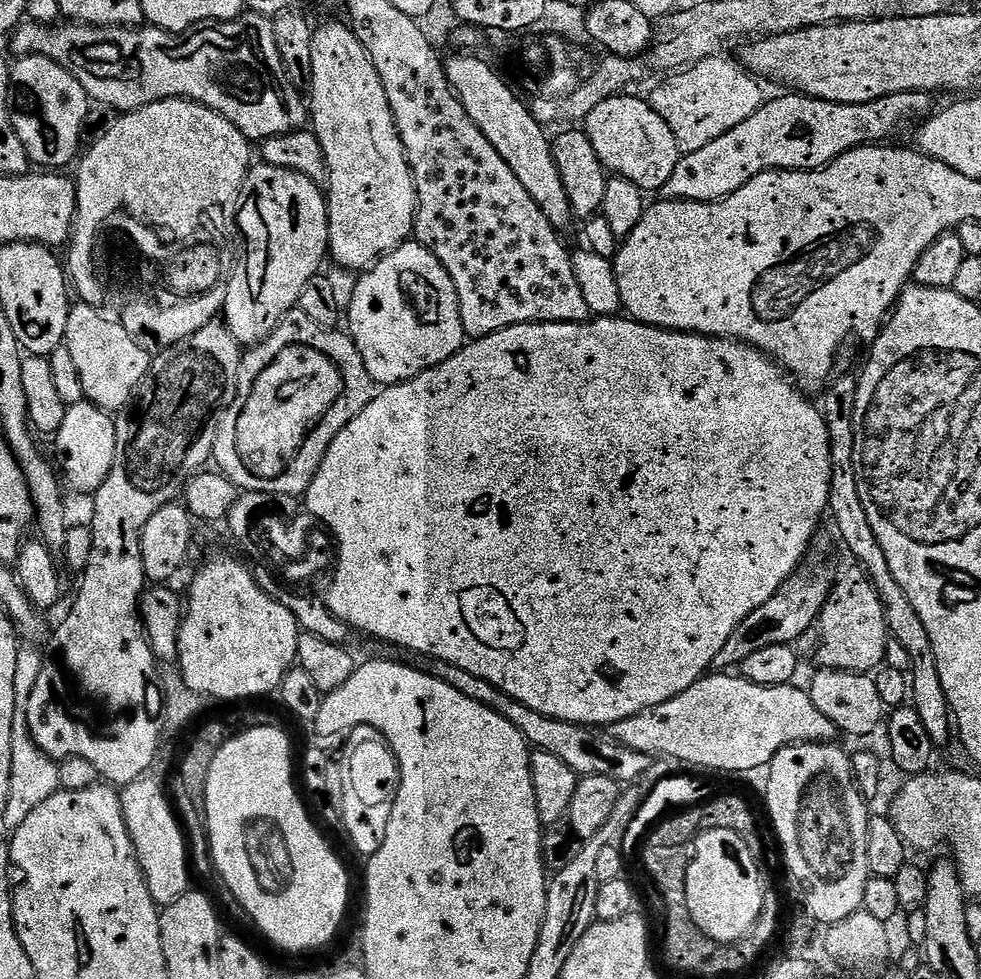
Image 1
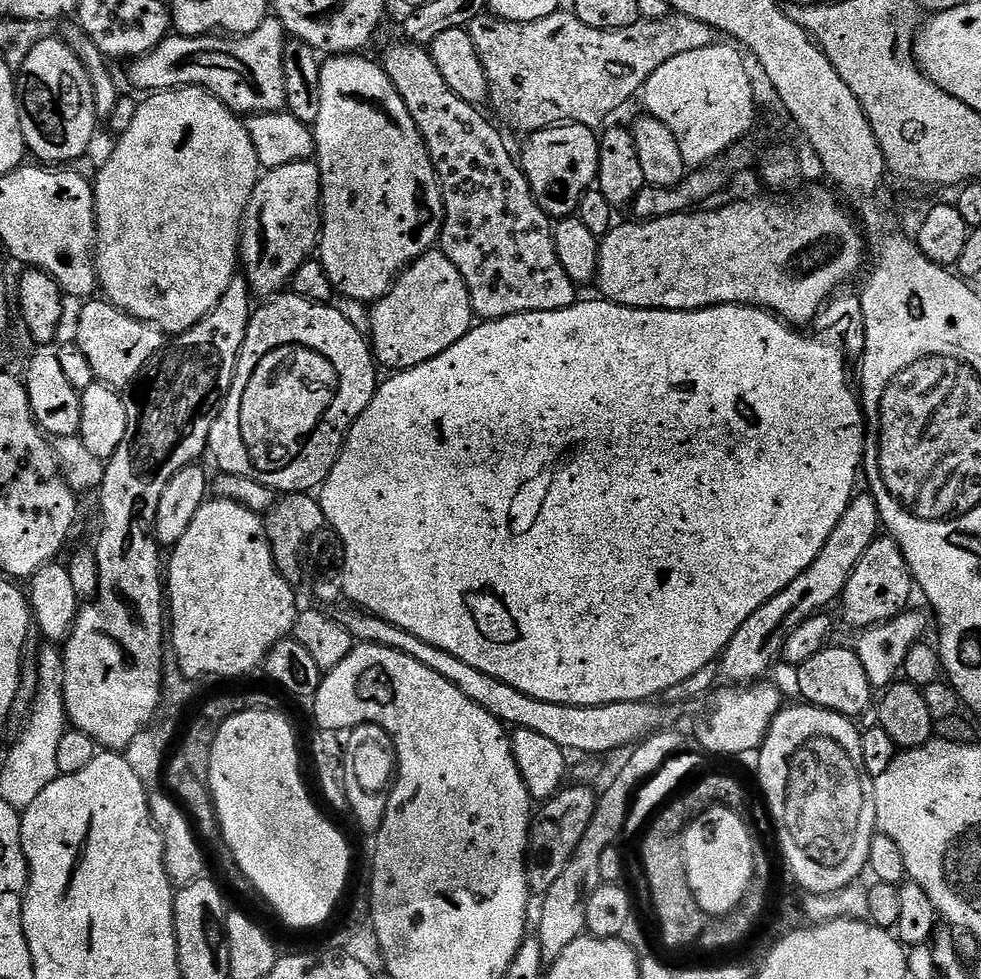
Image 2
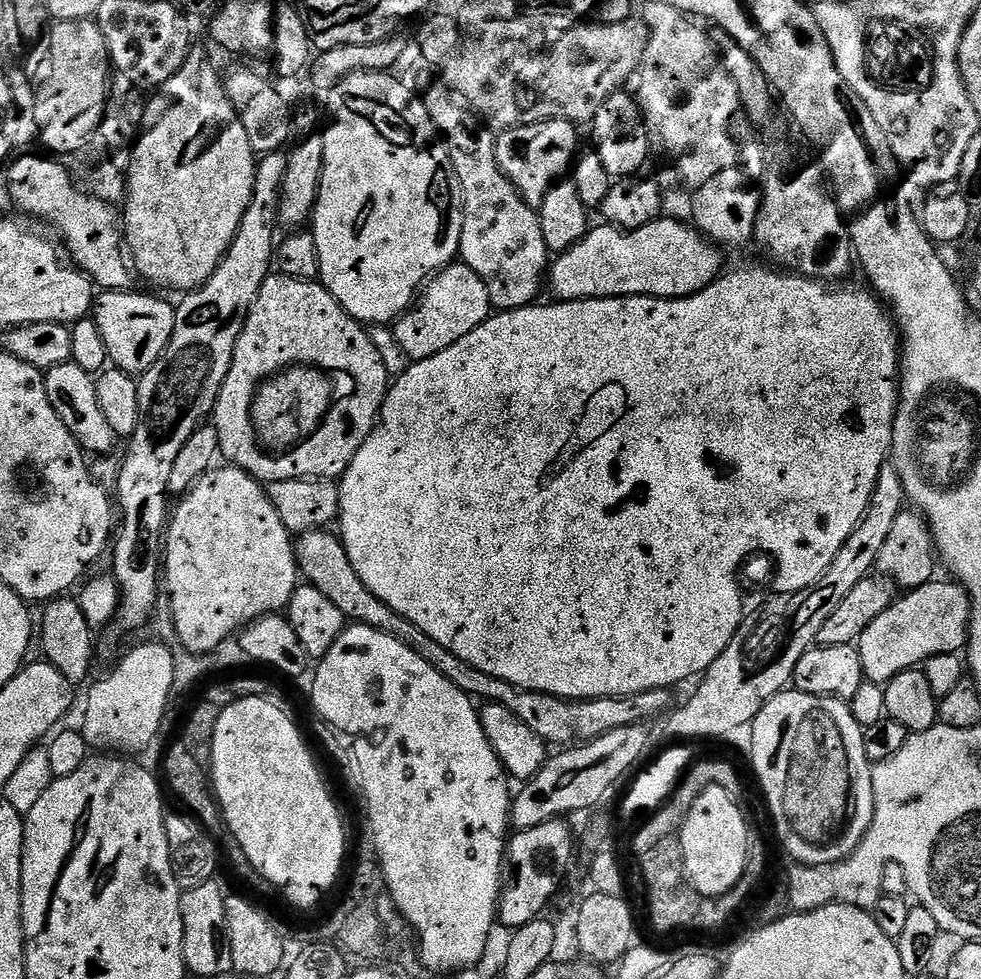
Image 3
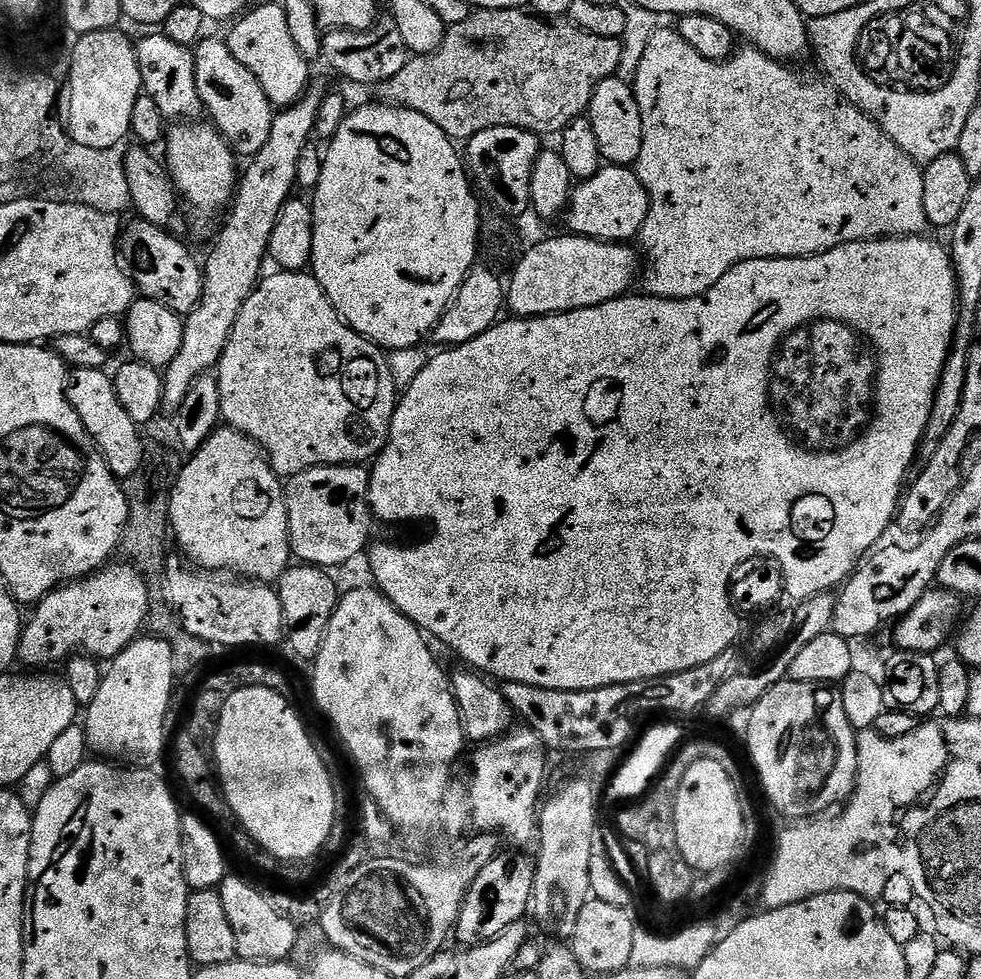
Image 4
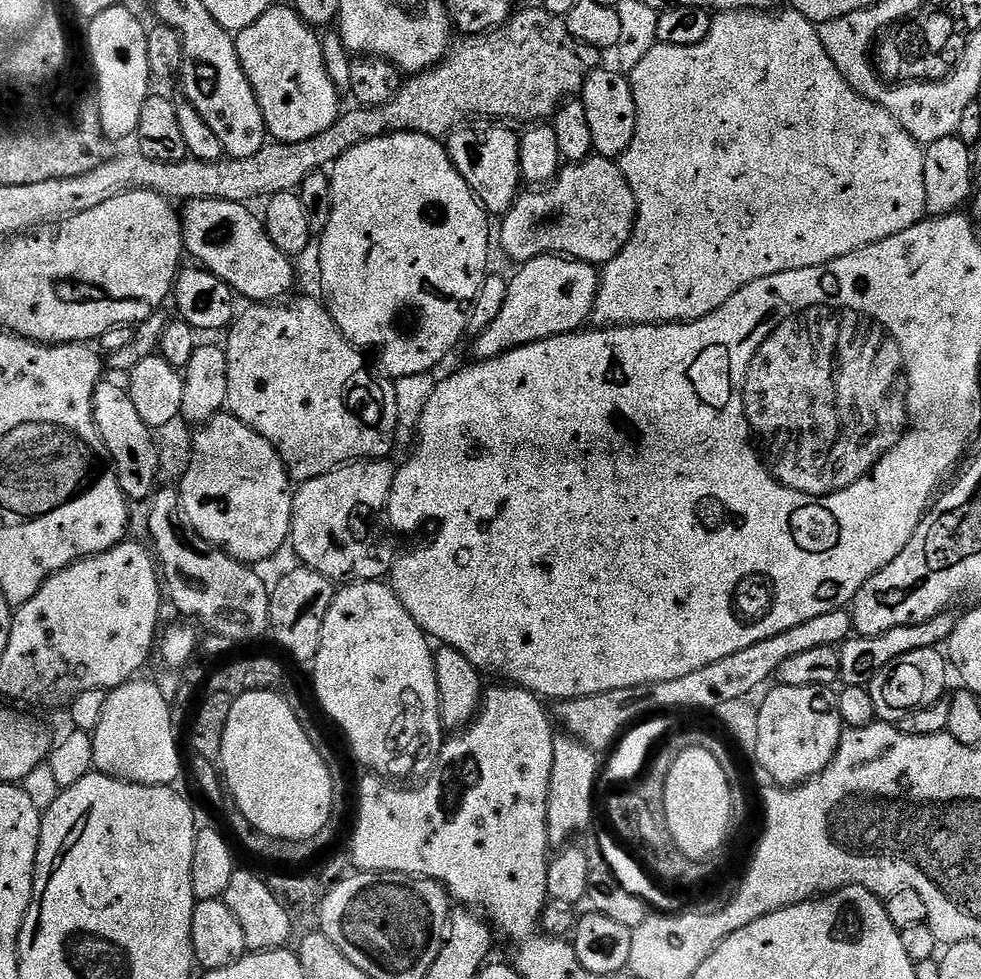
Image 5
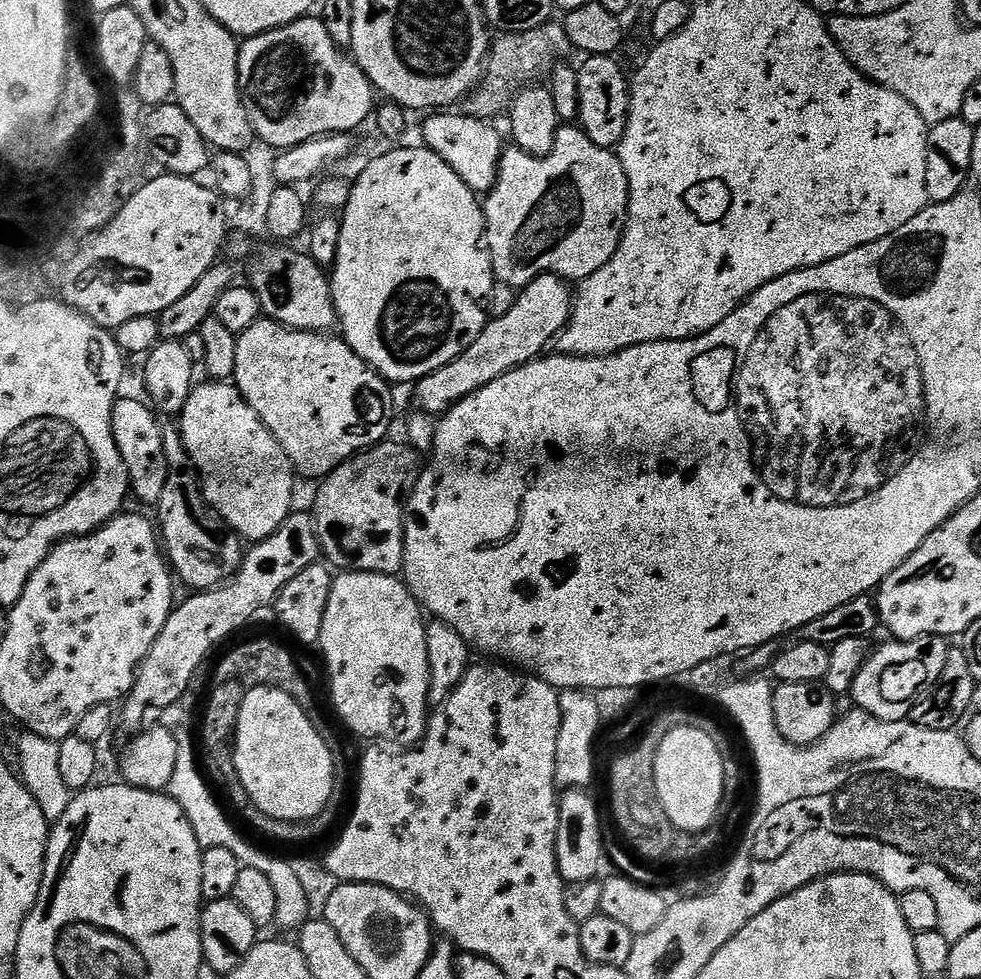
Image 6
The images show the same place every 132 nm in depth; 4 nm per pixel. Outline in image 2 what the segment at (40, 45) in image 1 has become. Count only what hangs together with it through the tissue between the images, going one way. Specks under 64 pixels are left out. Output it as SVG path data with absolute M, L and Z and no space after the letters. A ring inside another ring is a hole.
M269 18L248 36L225 38L220 34L182 36L169 34L160 45L127 65L128 80L136 88L163 90L195 86L213 92L237 114L277 112L285 107L283 50L286 33L282 22Z

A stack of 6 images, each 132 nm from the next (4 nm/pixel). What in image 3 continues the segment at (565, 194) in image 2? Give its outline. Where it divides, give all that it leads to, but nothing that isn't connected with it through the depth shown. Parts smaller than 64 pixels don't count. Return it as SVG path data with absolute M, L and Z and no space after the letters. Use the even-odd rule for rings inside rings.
M547 120L525 128L511 128L496 136L496 164L500 173L529 207L539 210L549 190L571 173L582 148L576 132L579 132L577 125L568 120Z

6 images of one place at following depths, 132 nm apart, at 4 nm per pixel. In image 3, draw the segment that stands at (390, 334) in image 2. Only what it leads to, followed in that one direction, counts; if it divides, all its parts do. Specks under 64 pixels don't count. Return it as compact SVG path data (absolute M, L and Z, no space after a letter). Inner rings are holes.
M454 262L423 289L415 307L400 317L394 328L396 340L400 343L401 350L409 356L409 361L425 360L438 355L438 353L450 346L454 346L462 338L466 338L466 334L470 334L474 329L486 323L492 311L490 294L486 290L482 278L478 278L478 274L474 274L474 270L467 268L463 262Z

